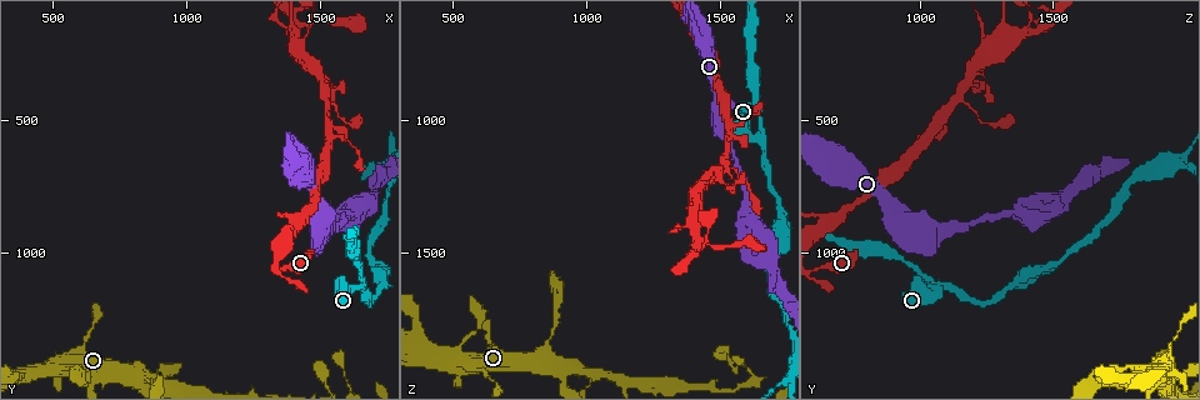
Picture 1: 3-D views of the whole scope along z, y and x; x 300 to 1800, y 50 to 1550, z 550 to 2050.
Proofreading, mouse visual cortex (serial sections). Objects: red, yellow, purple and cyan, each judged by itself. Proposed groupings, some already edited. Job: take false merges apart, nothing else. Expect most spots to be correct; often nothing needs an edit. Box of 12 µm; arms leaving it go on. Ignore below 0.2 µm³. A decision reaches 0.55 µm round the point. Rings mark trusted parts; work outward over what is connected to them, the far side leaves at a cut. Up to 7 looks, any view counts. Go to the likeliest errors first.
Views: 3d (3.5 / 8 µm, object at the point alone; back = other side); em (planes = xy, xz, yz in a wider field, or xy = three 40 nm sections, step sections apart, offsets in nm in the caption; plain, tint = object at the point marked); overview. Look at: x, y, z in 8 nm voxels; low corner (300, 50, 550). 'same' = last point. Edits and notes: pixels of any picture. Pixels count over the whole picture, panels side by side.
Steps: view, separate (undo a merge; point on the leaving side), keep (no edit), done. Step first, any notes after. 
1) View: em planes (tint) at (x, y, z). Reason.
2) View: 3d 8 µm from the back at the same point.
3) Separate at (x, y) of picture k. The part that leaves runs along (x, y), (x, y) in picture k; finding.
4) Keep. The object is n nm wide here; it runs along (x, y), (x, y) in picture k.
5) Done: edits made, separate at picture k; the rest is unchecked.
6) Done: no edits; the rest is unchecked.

View: 3d 3.5 µm at (1670, 1120, 1110). Sharp bend.

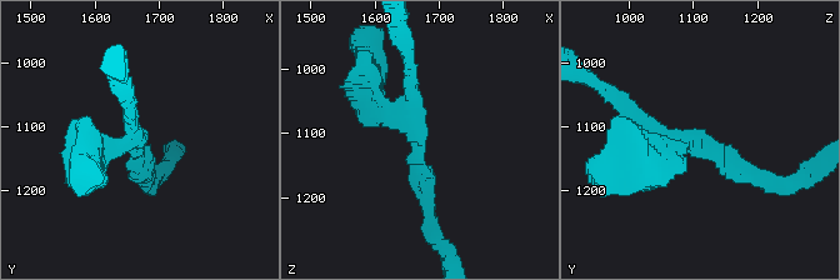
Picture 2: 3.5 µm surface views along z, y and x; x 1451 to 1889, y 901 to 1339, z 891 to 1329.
View: em xy step 1 (tint) at (1660, 1130, 1095). 3 arms meet here; the arms are 200, 250, 400 nm wide; shape alone is not enough.

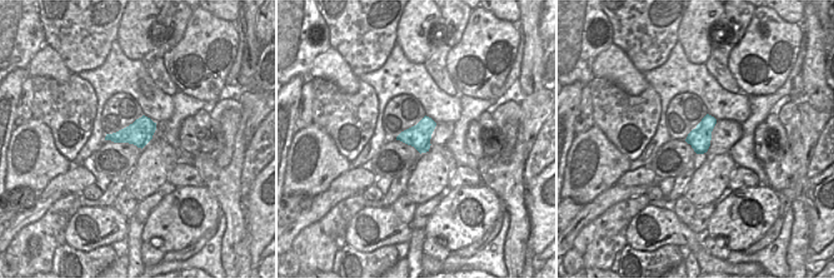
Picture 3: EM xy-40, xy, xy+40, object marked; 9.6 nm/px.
Keep. It runs along (366, 80), (416, 131), (428, 201) in picture 2; continuous, no second cell.

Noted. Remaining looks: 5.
View: 3d 3.5 µm at (830, 1480, 1860). Four or more arms meet.

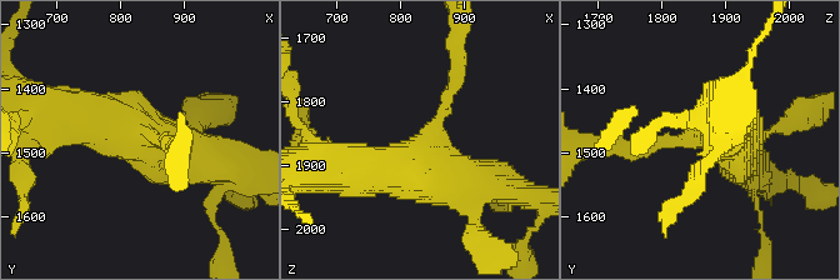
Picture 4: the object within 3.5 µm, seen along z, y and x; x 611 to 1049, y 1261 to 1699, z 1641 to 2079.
View: em xy step 5 (tint) at (835, 1470, 1865). 4 arms meet here; the arms are 150, 150, 450, 600 nm wide.

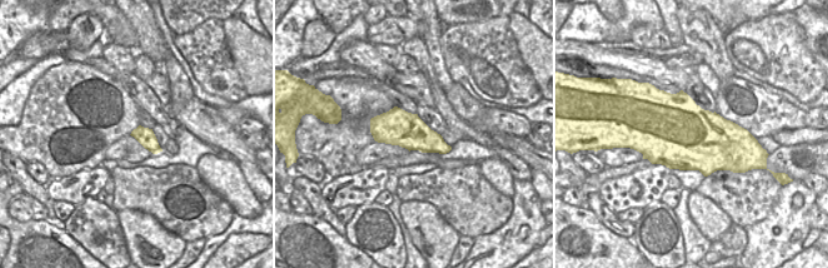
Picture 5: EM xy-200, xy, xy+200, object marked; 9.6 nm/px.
Keep. It runs along (55, 118), (213, 168) in picture 4; continuous, no second cell.

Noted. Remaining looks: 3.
View: 3d 3.5 µm at (1510, 860, 900). Sudden change in width.

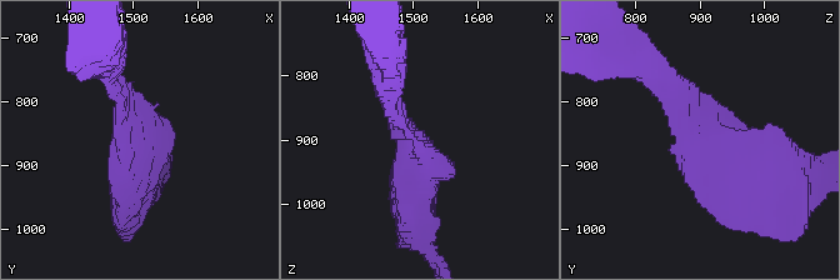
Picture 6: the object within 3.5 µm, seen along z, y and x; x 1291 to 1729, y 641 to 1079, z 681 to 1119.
View: em planes (tint) at (1495, 855, 895). Now the EM.

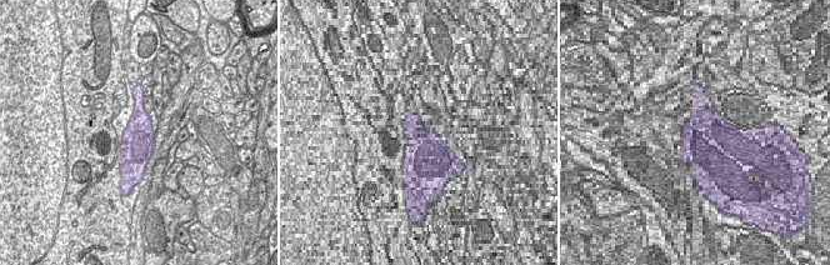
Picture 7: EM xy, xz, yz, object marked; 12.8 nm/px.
Keep. It runs along (656, 73), (704, 145), (778, 160) in picture 6; continuous, no second cell.

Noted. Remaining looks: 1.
Done: no edits; the rest is unchecked.

